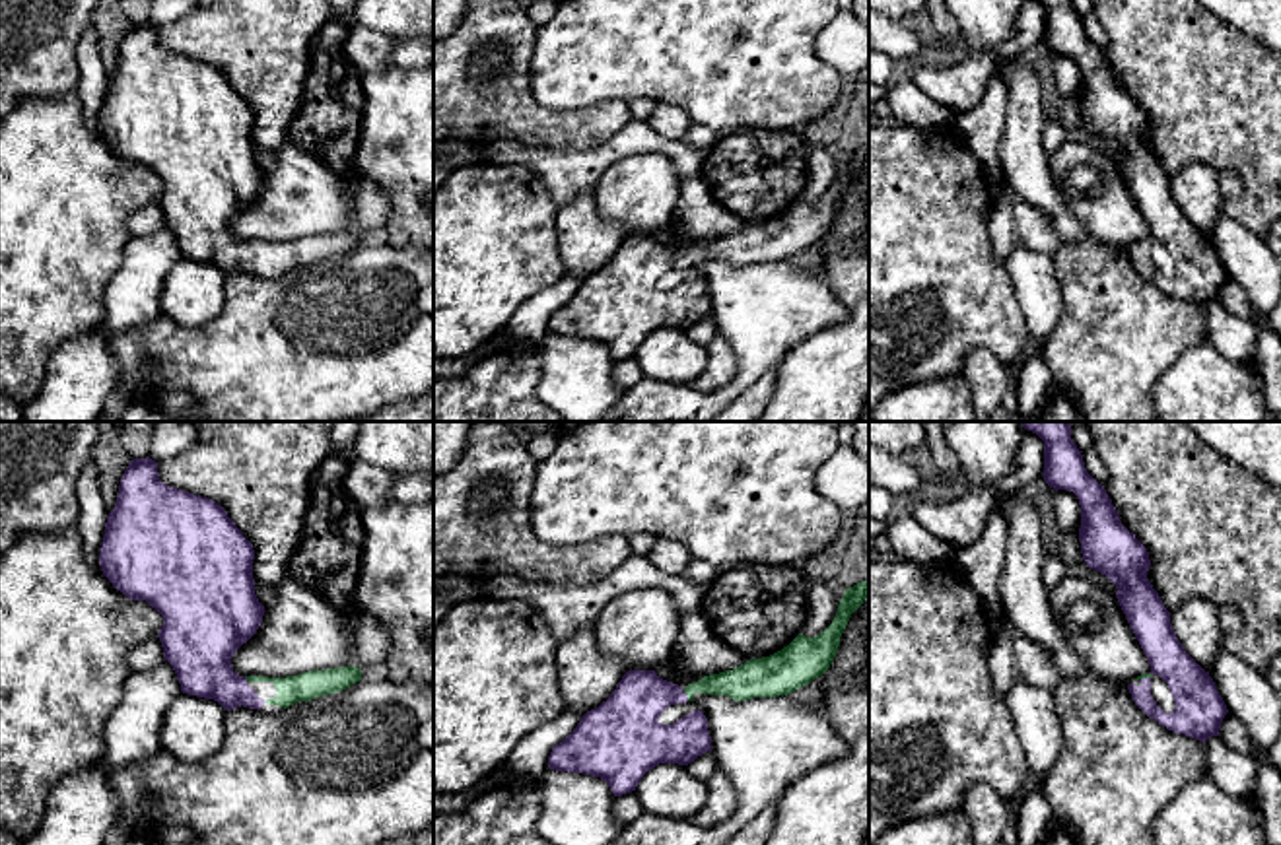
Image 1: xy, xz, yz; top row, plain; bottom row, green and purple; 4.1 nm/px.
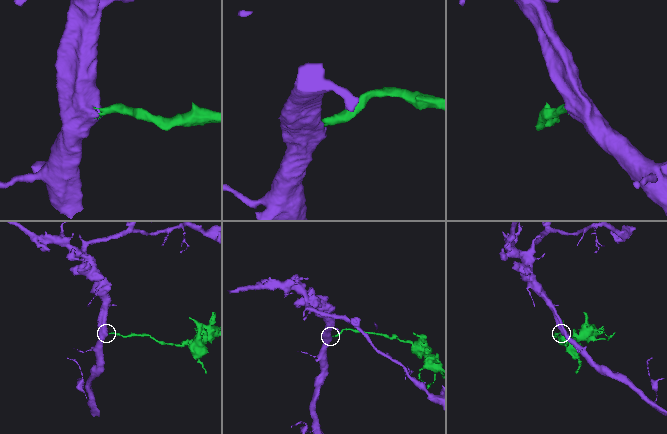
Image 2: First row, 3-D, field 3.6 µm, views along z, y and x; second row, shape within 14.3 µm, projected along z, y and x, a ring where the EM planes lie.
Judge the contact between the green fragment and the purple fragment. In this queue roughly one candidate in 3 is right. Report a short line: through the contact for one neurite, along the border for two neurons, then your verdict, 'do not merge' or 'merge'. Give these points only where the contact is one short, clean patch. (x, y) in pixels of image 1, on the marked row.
line xz (743, 682), (696, 686), (687, 694), (650, 696), (630, 715); merge

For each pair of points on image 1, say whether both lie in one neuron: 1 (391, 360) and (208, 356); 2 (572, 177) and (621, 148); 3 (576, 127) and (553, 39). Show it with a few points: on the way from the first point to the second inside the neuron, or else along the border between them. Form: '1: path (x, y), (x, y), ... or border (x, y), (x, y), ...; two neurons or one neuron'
1: path (346, 362), (253, 362); one neuron
2: path (584, 169), (609, 152); one neuron
3: border (531, 88), (554, 109), (588, 109), (617, 98); two neurons

